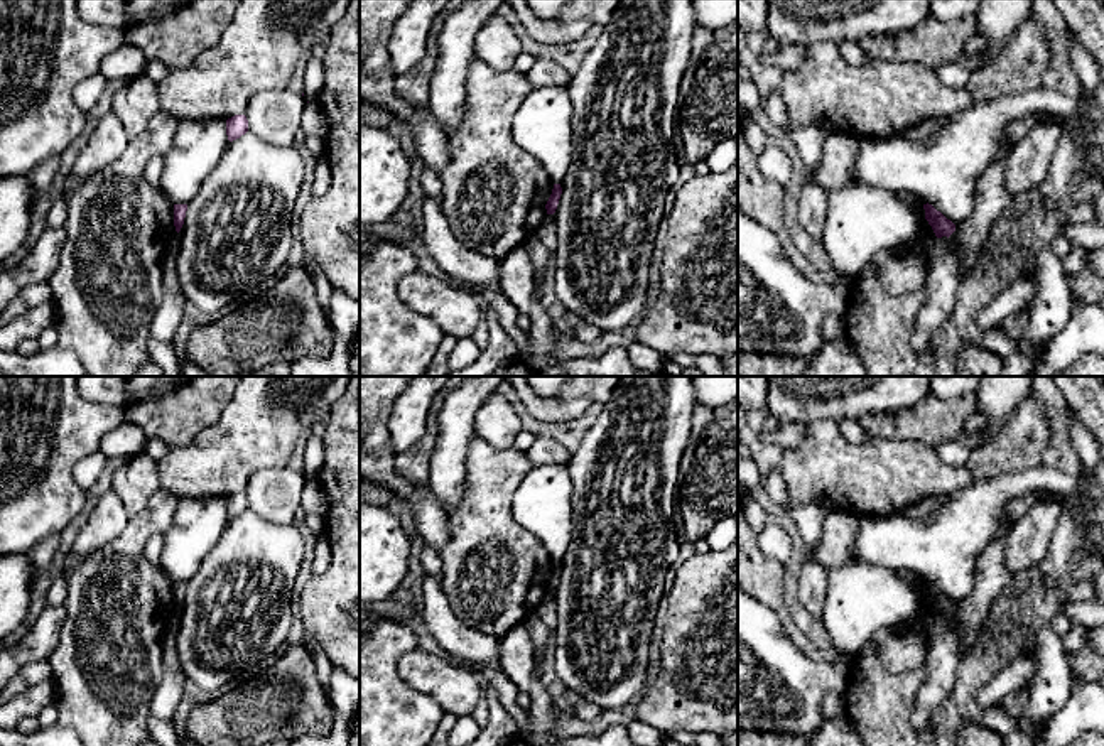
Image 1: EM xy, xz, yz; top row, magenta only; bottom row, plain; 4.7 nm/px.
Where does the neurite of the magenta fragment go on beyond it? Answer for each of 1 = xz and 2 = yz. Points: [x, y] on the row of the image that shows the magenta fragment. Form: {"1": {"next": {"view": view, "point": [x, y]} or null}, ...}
{"1": {"next": null}, "2": {"next": null}}

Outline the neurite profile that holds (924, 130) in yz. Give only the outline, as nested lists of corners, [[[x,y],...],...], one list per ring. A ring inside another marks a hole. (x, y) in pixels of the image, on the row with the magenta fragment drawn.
[[[935,116],[930,120],[925,120],[915,127],[912,127],[910,130],[905,132],[905,137],[910,140],[927,140],[930,138],[935,132],[940,130],[940,127],[944,125],[945,116]]]

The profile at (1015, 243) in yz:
[[[1023,231],[1023,233],[1011,233],[1003,238],[1006,251],[1009,255],[1023,253],[1026,257],[1015,278],[1023,277],[1023,278],[1033,280],[1038,275],[1035,257],[1030,255],[1030,250],[1026,246],[1028,236],[1030,236],[1030,231]]]

